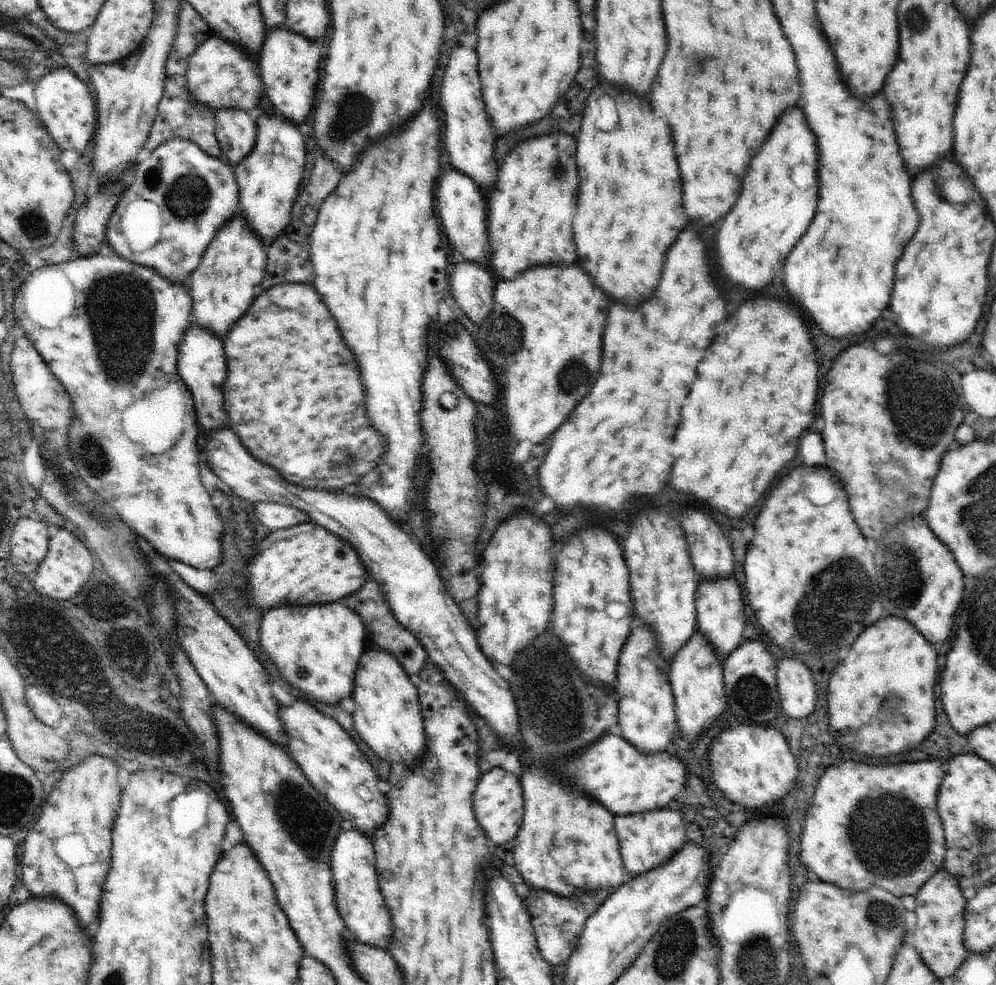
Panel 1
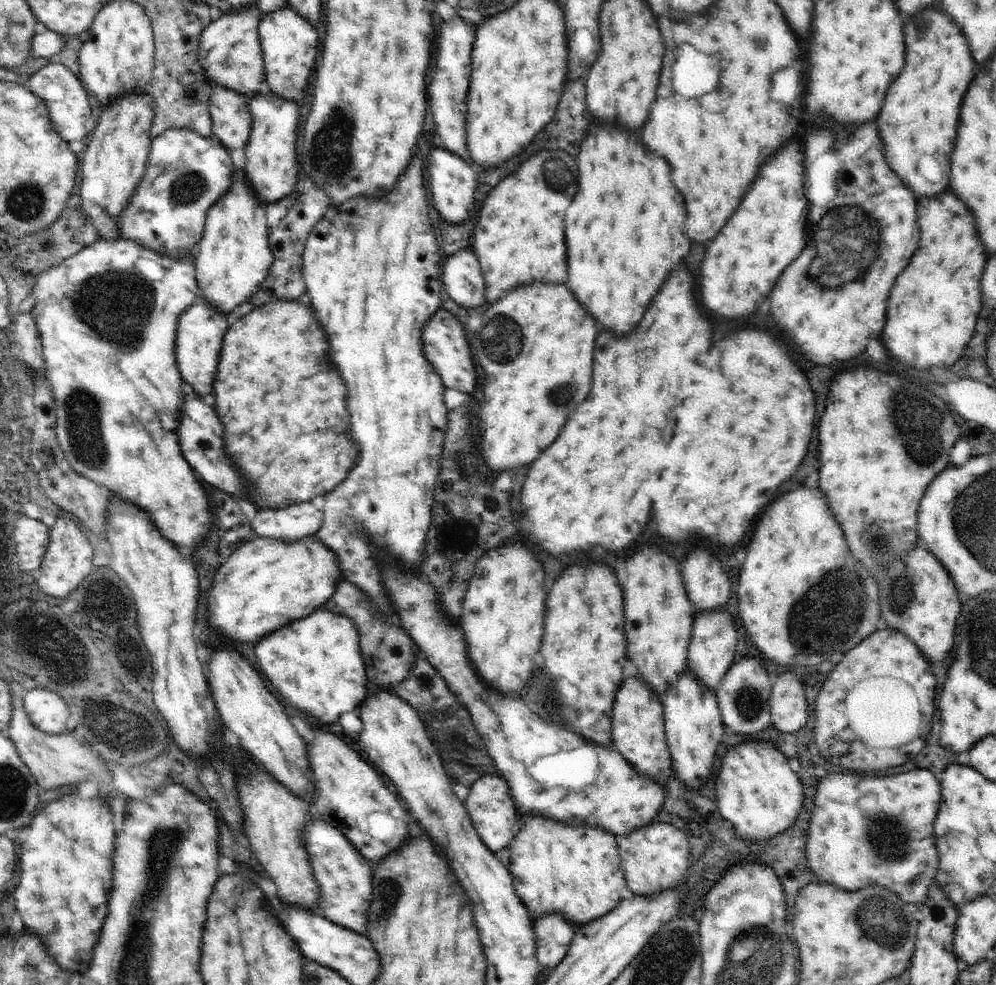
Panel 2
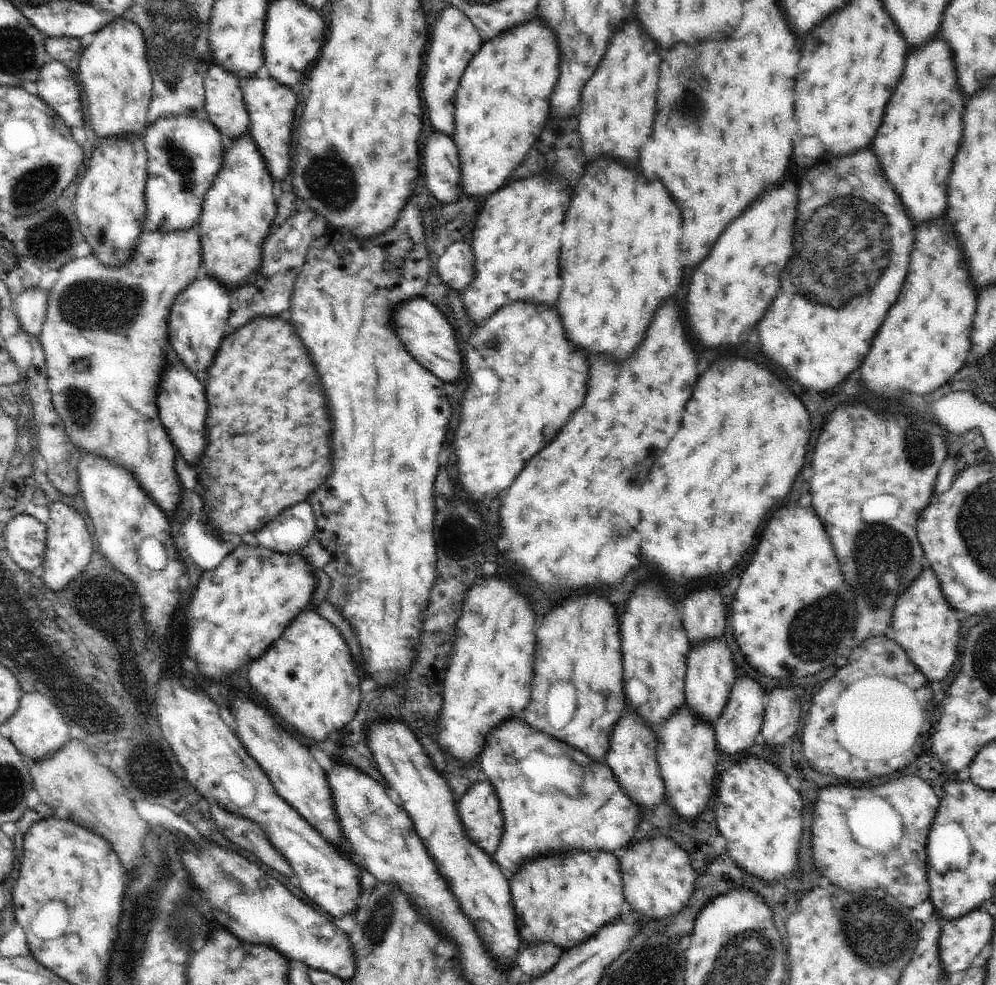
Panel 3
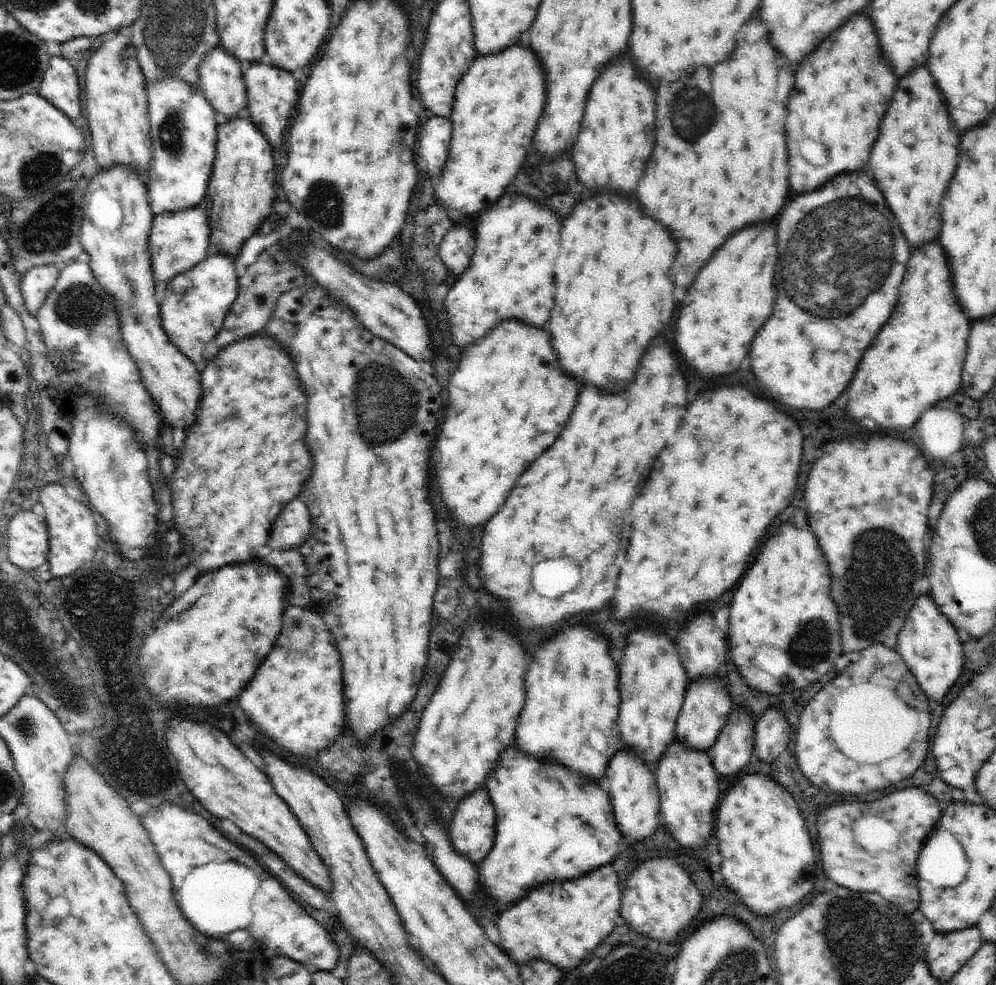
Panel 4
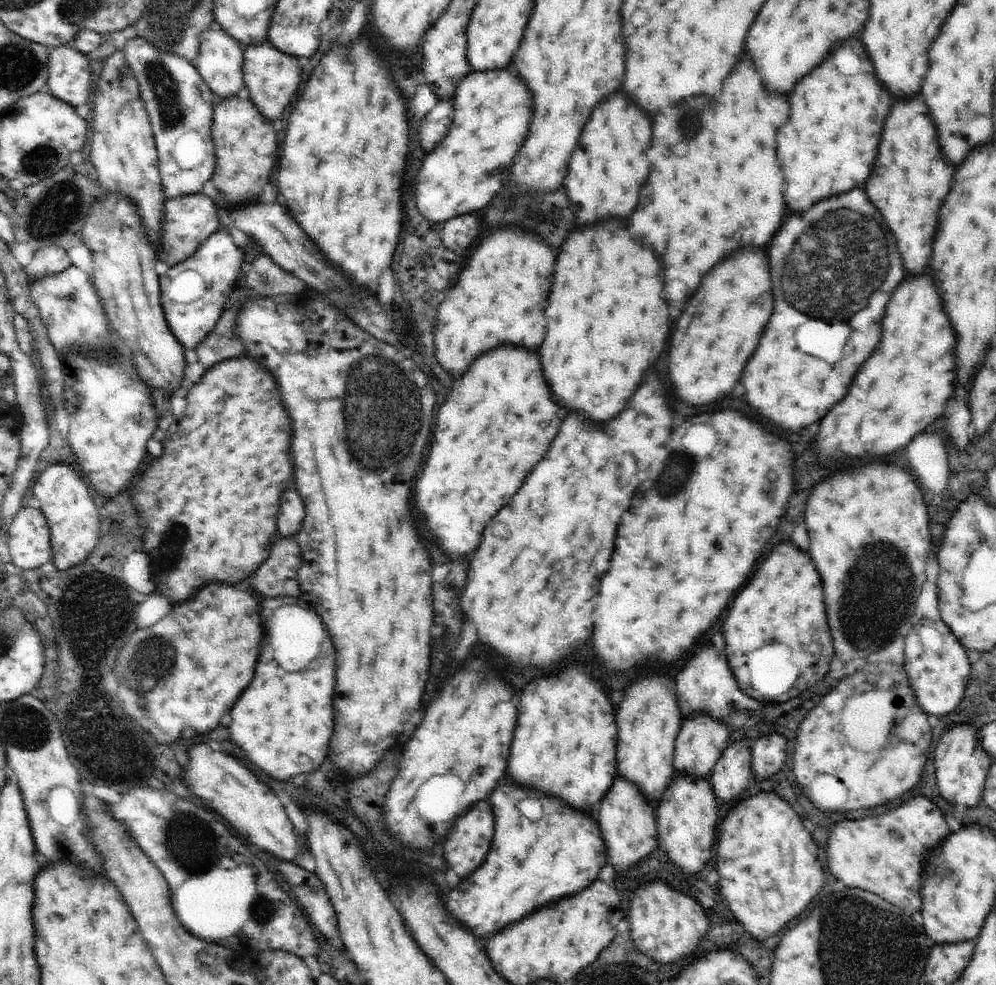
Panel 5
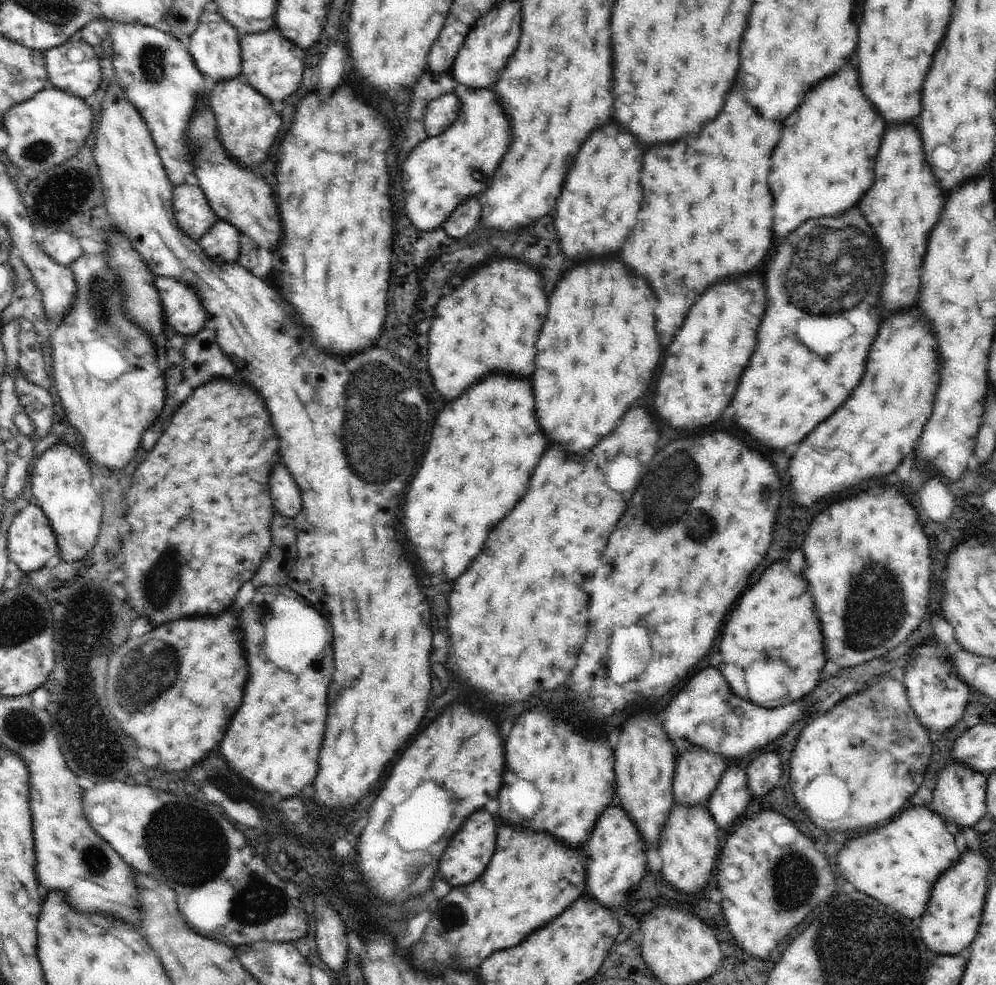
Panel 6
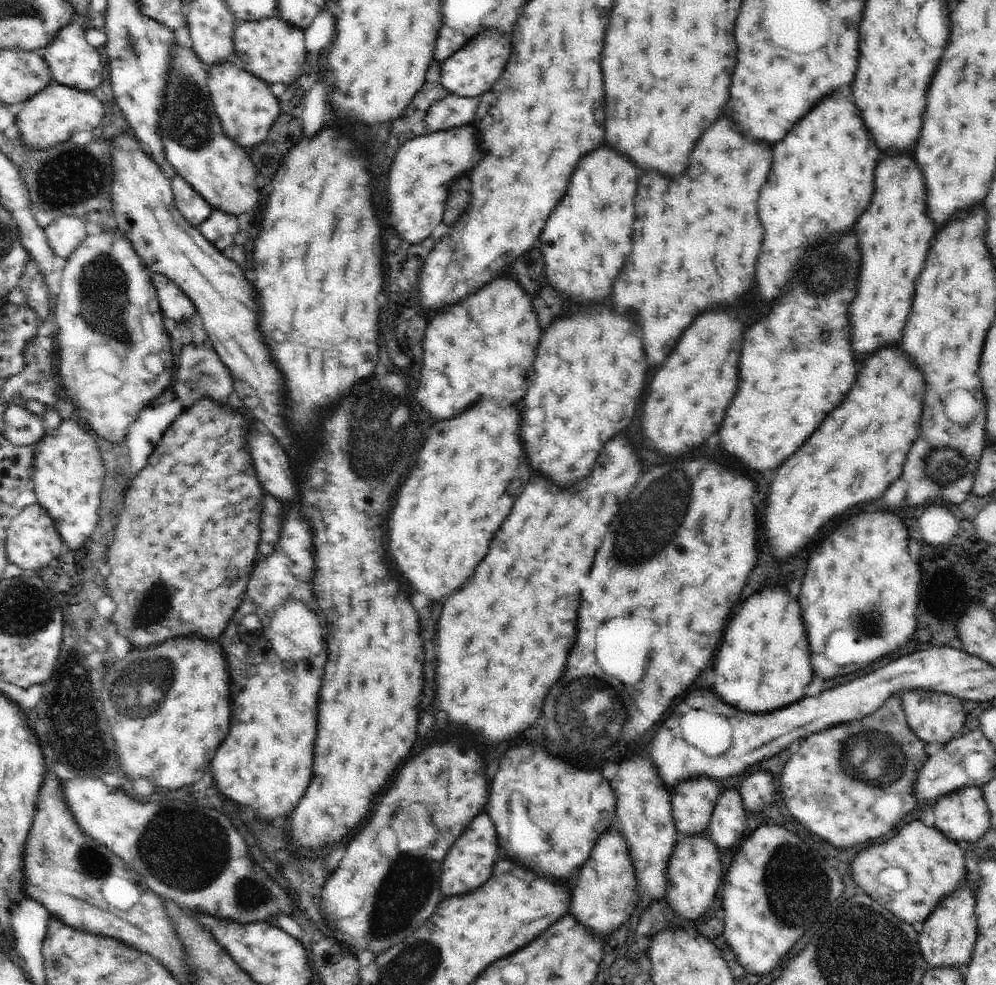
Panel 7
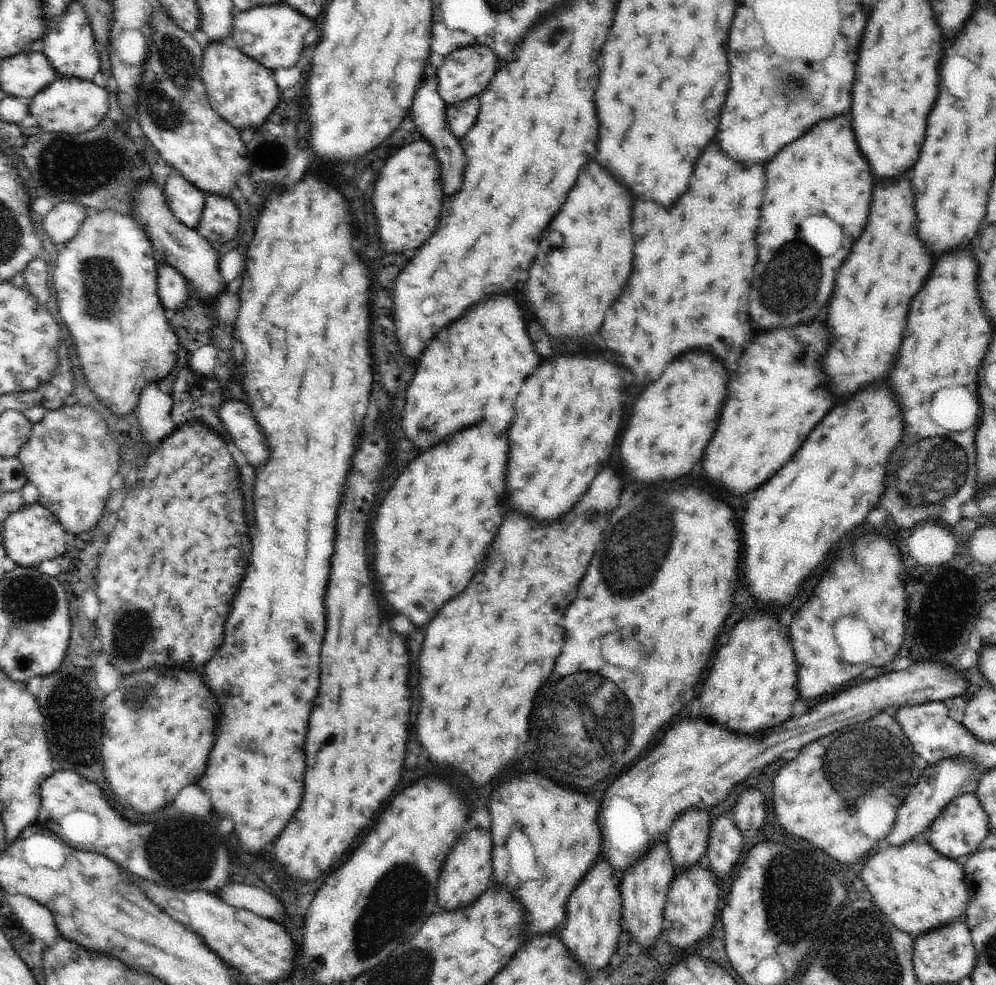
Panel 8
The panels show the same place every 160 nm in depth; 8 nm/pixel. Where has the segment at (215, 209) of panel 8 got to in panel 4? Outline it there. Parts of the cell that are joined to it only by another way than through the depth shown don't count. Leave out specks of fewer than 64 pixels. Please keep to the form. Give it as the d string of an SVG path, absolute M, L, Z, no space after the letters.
M210 252L192 270L173 278L160 291L160 315L163 330L171 344L174 344L191 362L204 360L204 348L212 343L236 300L239 278L236 276L233 258Z

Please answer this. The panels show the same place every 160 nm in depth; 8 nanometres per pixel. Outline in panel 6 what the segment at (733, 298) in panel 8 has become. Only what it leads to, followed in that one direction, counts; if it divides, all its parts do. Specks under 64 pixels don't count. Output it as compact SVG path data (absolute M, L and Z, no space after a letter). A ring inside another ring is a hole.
M732 88L732 92L726 94L726 104L722 112L712 120L712 124L704 126L698 134L686 136L672 144L656 144L646 152L642 166L644 200L638 212L638 224L634 226L632 236L626 238L626 244L622 248L622 258L634 274L648 278L652 290L658 296L656 326L660 342L664 346L674 340L686 318L688 308L708 286L730 276L748 274L756 270L768 256L772 246L774 218L774 198L768 186L768 174L770 156L780 140L780 134L782 122L762 118L754 106L746 104L744 90ZM674 280L684 286L684 292L670 296L666 292L666 286Z

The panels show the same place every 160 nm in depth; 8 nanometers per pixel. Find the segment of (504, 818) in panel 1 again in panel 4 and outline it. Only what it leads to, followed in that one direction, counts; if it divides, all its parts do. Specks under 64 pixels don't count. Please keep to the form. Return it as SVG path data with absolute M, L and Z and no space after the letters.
M478 788L472 796L462 800L458 814L452 818L450 834L452 834L452 842L454 842L456 850L468 854L472 860L486 858L486 854L492 850L492 844L496 838L496 814L494 814L494 806L490 802L490 794L486 788Z

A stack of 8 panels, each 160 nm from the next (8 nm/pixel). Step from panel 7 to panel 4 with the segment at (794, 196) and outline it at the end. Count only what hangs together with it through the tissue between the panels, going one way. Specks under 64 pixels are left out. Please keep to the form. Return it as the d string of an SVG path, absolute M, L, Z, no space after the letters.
M858 12L810 52L796 72L786 120L792 190L804 194L832 176L866 166L882 118L892 102L898 78L882 58L870 16Z

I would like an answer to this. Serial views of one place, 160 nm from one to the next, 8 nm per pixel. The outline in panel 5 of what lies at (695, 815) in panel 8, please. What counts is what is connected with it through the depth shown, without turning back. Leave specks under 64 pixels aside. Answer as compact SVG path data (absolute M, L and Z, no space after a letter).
M694 714L681 723L680 734L676 738L673 768L676 773L694 778L710 778L718 758L731 743L728 726L710 714Z

